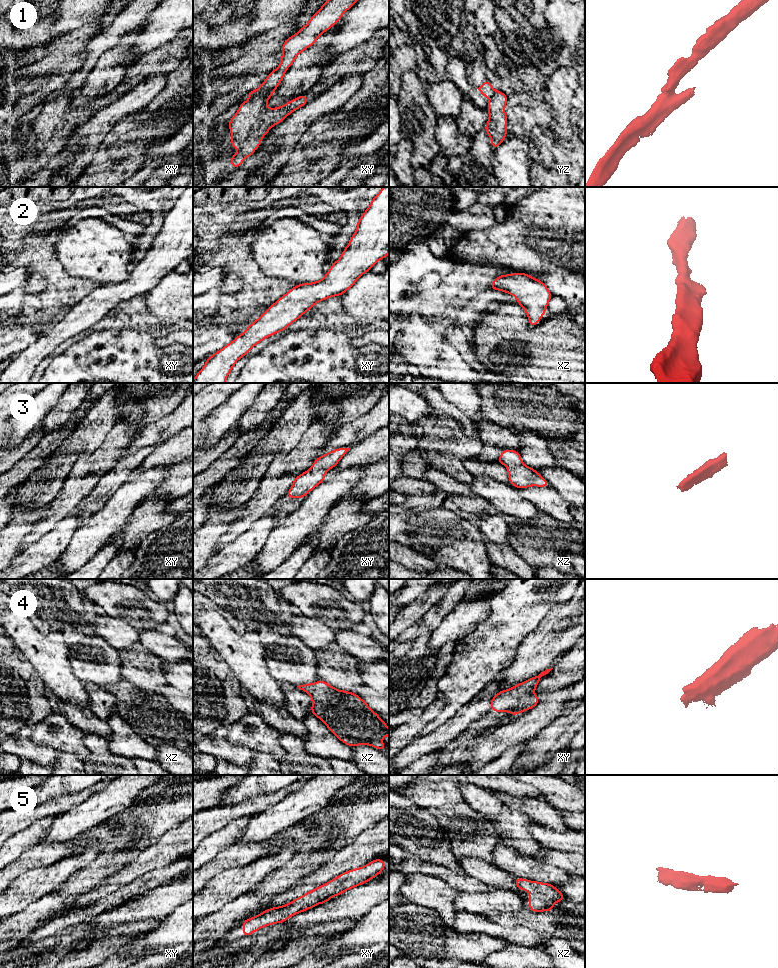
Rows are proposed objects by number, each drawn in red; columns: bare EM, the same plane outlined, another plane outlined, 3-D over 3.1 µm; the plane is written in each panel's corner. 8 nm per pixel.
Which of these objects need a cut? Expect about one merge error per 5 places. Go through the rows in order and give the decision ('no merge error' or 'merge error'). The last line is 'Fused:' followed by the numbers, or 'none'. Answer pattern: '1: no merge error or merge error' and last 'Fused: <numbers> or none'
1: merge error
2: no merge error
3: no merge error
4: no merge error
5: no merge error
Fused: 1

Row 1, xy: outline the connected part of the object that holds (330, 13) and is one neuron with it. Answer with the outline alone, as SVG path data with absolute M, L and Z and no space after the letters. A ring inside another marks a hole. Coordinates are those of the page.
M327 0L323 6L311 17L300 31L288 38L282 48L282 59L278 68L273 70L262 83L248 96L275 92L282 82L286 70L293 64L295 58L304 50L312 46L318 37L339 22L345 11L349 10L358 0Z

